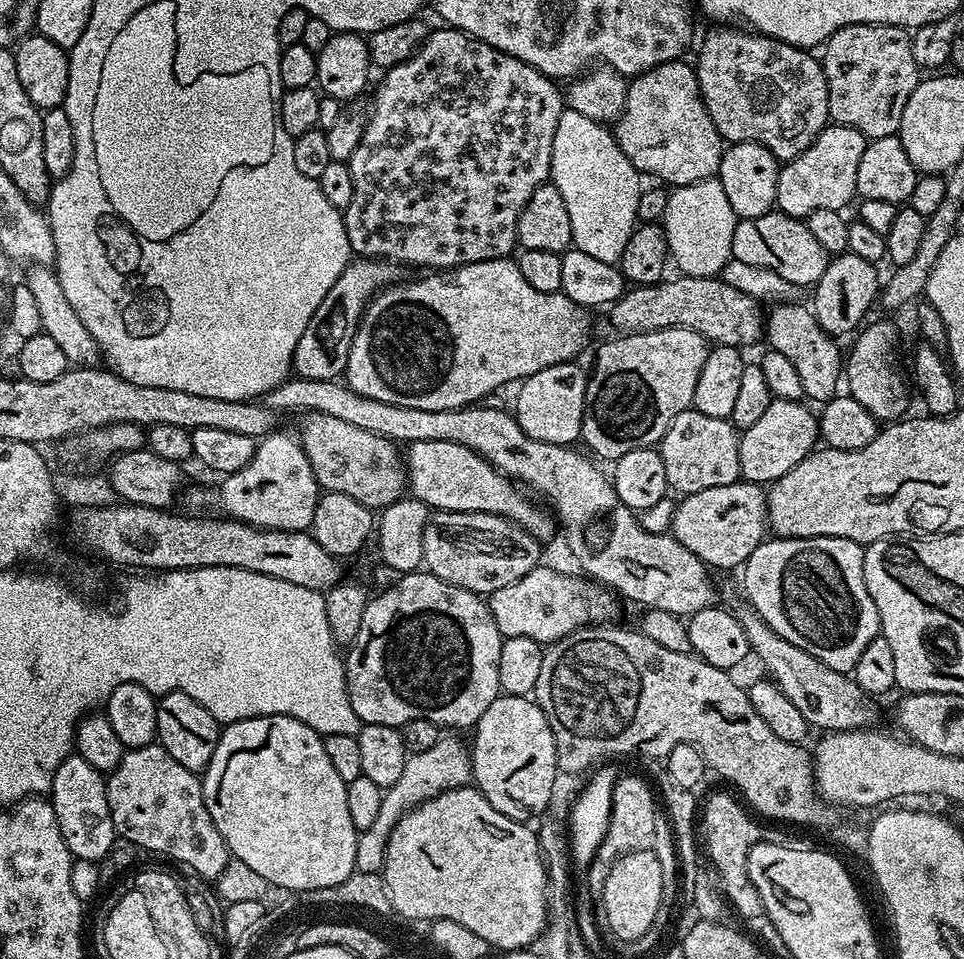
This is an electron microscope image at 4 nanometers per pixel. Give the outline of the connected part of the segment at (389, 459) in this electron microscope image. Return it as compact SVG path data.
M309 412L301 420L304 421L300 424L298 439L324 492L348 494L373 510L383 510L405 495L406 460L395 440L370 434L370 430L358 430L358 426L330 418L330 414Z

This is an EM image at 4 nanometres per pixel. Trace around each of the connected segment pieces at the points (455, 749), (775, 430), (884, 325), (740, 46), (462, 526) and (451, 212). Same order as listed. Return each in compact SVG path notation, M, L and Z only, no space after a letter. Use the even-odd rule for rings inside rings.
M441 738L434 746L430 746L430 750L422 750L422 754L409 756L406 770L402 770L398 782L386 789L378 818L370 825L370 830L357 835L356 871L380 872L383 869L384 851L390 834L410 809L417 804L425 804L427 800L433 800L439 792L445 792L448 788L467 788L472 783L472 758L469 745L465 741L463 744L460 740Z
M777 400L770 402L770 407L754 422L754 426L743 429L739 433L741 477L749 484L761 486L771 485L773 480L782 478L802 458L806 458L818 444L818 416L807 408L807 403L799 400ZM817 440L817 441L816 441Z
M874 320L865 323L855 333L852 353L849 356L847 353L846 392L854 398L854 402L866 406L877 422L895 422L907 413L904 411L908 408L910 380L905 365L904 368L900 365L900 352L896 349L900 340L899 330L888 320Z
M736 26L713 27L716 29L700 44L700 57L694 60L698 86L700 87L702 98L706 102L706 110L710 114L710 118L714 118L714 126L718 130L718 134L724 137L725 141L734 144L738 142L756 142L766 146L766 150L770 150L776 156L776 159L781 162L793 160L795 156L802 154L802 150L806 150L806 146L810 146L810 142L814 142L814 138L826 127L830 120L828 115L828 83L826 82L823 63L817 57L815 60L811 51L795 48L786 42L775 40L769 36L761 36L759 32L753 32L744 26L739 26L740 28L732 27Z
M436 512L429 515L422 534L423 567L427 572L442 578L442 582L462 586L477 594L490 594L494 590L502 590L502 586L510 586L510 582L518 582L518 578L530 574L530 570L534 570L541 563L540 548L541 541L535 540L529 532L494 514Z
M440 26L440 29L429 31L420 46L416 49L408 60L404 60L399 64L395 64L393 68L387 69L383 73L384 76L380 80L380 85L376 88L376 97L372 100L372 112L367 113L368 121L364 127L362 134L362 142L358 142L358 146L354 150L354 154L346 161L350 170L350 178L354 178L354 195L350 197L350 206L342 209L344 217L344 225L346 226L346 238L350 238L350 246L353 253L357 257L367 258L370 260L387 260L395 262L401 266L413 264L416 268L424 268L420 270L447 270L450 268L460 268L464 264L470 262L482 262L483 260L503 260L513 255L512 248L517 247L516 243L516 227L518 226L518 218L522 214L522 210L526 206L526 202L530 202L530 198L534 194L534 190L538 190L538 186L549 183L552 175L552 151L554 150L554 130L558 130L558 118L565 110L566 104L562 99L562 92L556 89L557 81L551 76L544 76L534 66L530 66L526 62L522 62L518 58L514 58L510 54L506 54L497 48L491 48L486 42L482 42L478 38L468 36L465 32L460 32L456 28Z

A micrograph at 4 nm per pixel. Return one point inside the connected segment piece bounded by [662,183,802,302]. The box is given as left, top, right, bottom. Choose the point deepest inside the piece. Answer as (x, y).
(700, 240)

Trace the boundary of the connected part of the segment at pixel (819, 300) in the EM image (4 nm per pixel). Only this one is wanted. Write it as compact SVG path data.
M841 252L833 255L826 266L826 274L814 286L816 292L810 301L810 307L816 316L818 326L829 332L834 338L841 338L849 332L855 333L869 319L868 311L872 303L877 303L882 291L882 276L879 276L877 265L858 258L853 252Z

